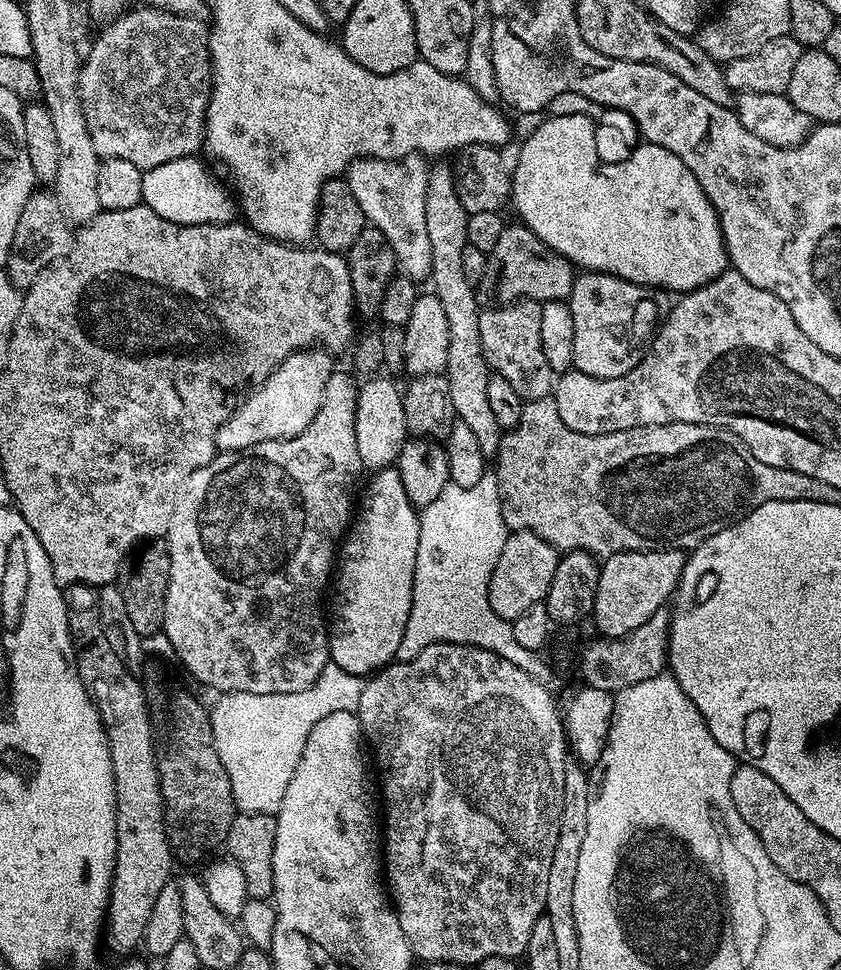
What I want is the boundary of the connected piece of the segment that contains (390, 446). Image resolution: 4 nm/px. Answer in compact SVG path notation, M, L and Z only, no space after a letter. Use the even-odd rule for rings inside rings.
M368 378L359 385L356 393L356 417L354 418L354 438L358 438L358 458L369 473L379 472L382 468L391 468L405 440L410 433L406 426L404 397L401 389L395 388L388 380Z

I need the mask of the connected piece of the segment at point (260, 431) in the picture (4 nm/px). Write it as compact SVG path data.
M305 350L286 358L264 384L244 397L244 403L220 427L216 435L217 449L220 452L237 452L258 442L289 440L302 434L302 430L314 422L318 406L322 406L326 382L330 382L330 374L334 370L332 360L333 357L323 350Z

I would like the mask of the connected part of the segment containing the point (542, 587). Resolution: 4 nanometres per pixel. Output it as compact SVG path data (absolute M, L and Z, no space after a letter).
M519 530L509 534L488 583L488 601L494 614L511 622L526 614L530 606L541 603L550 590L550 578L554 578L557 559L557 549L548 541L538 538L538 534Z

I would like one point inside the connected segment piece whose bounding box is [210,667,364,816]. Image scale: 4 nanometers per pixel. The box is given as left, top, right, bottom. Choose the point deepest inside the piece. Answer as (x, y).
(260, 737)

